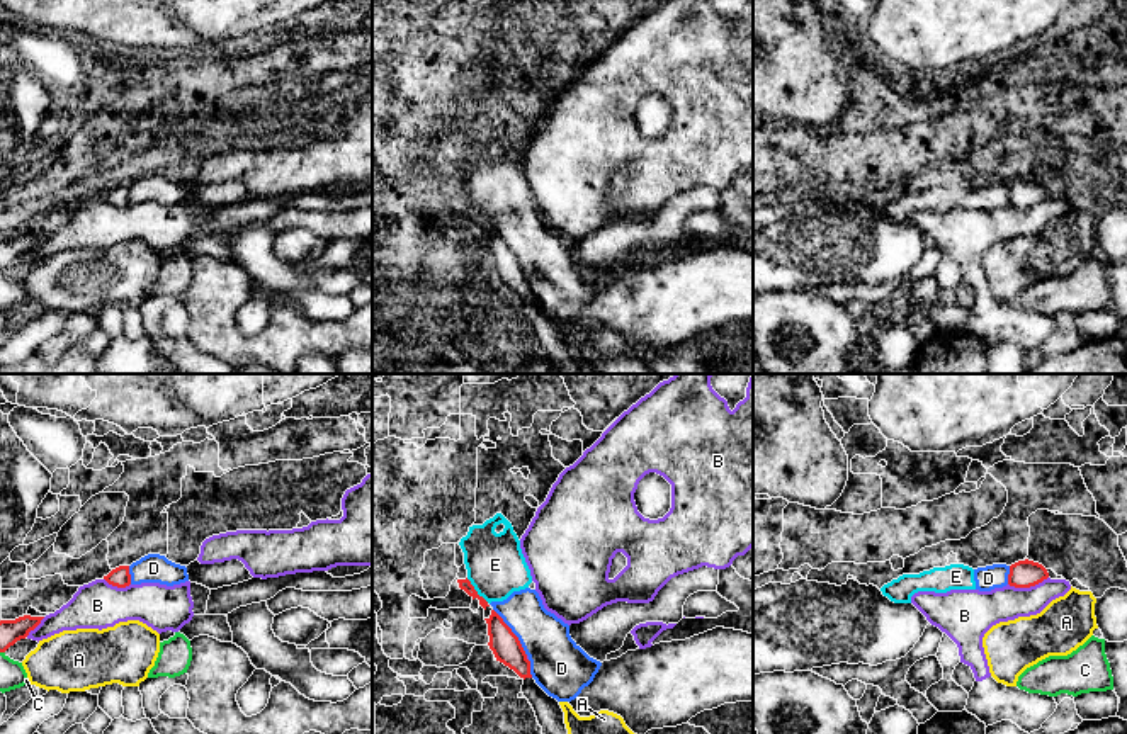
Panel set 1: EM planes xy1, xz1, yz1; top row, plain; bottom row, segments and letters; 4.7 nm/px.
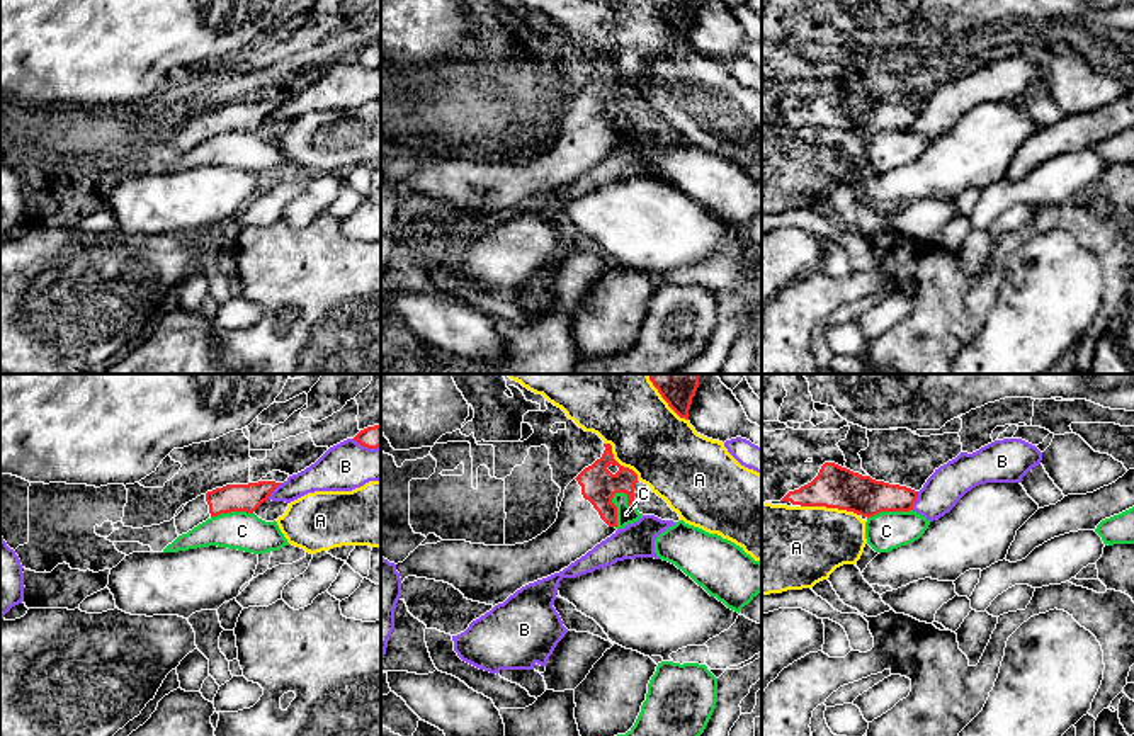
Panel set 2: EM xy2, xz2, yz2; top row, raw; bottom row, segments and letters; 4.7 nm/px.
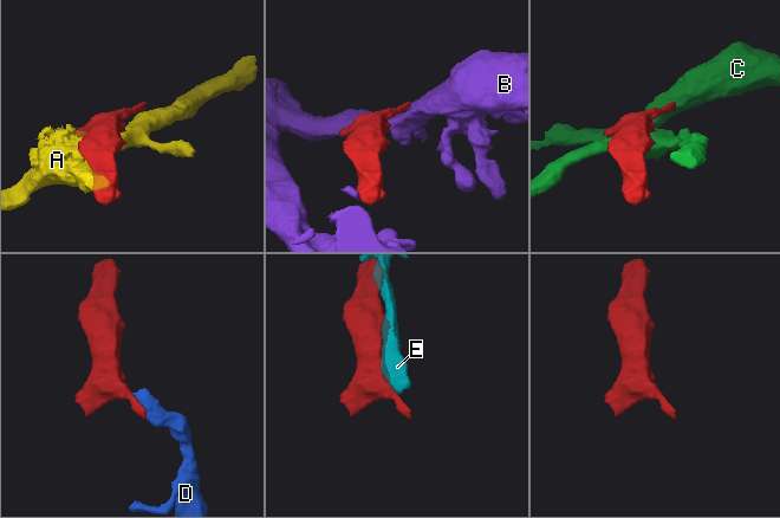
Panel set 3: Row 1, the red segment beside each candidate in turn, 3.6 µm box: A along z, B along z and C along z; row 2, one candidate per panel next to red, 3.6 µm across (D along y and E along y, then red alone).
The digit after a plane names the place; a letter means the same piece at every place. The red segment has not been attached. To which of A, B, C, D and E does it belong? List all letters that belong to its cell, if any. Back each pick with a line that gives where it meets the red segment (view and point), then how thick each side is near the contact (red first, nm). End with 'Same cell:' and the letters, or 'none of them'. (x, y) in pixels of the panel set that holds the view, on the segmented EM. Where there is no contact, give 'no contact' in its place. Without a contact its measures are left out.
Same cell: none of them

